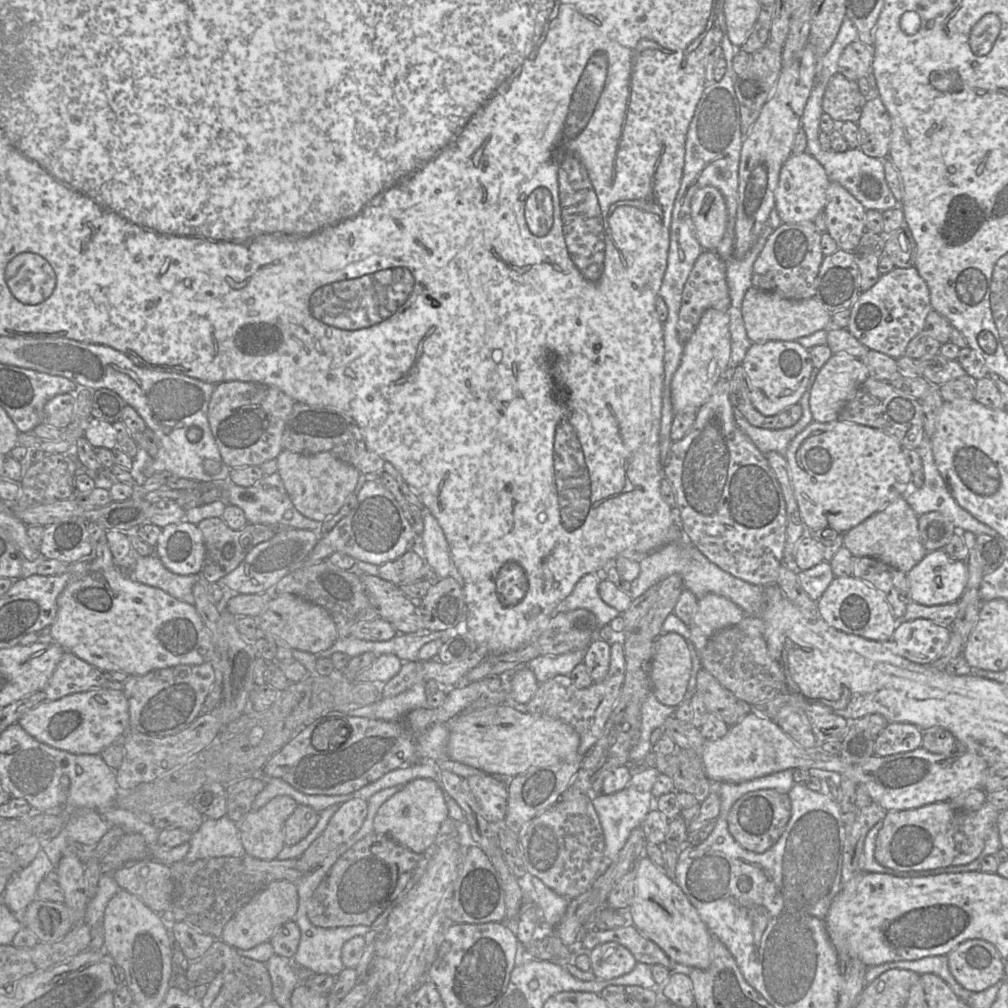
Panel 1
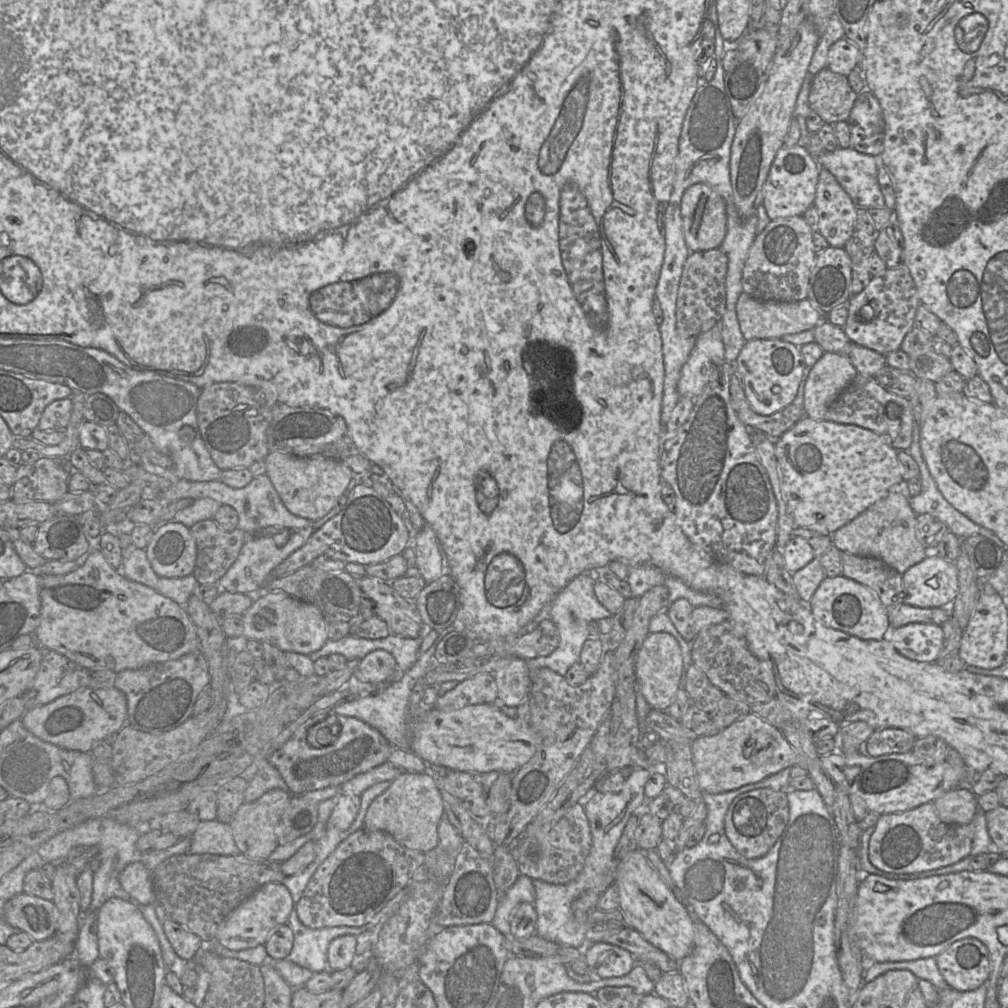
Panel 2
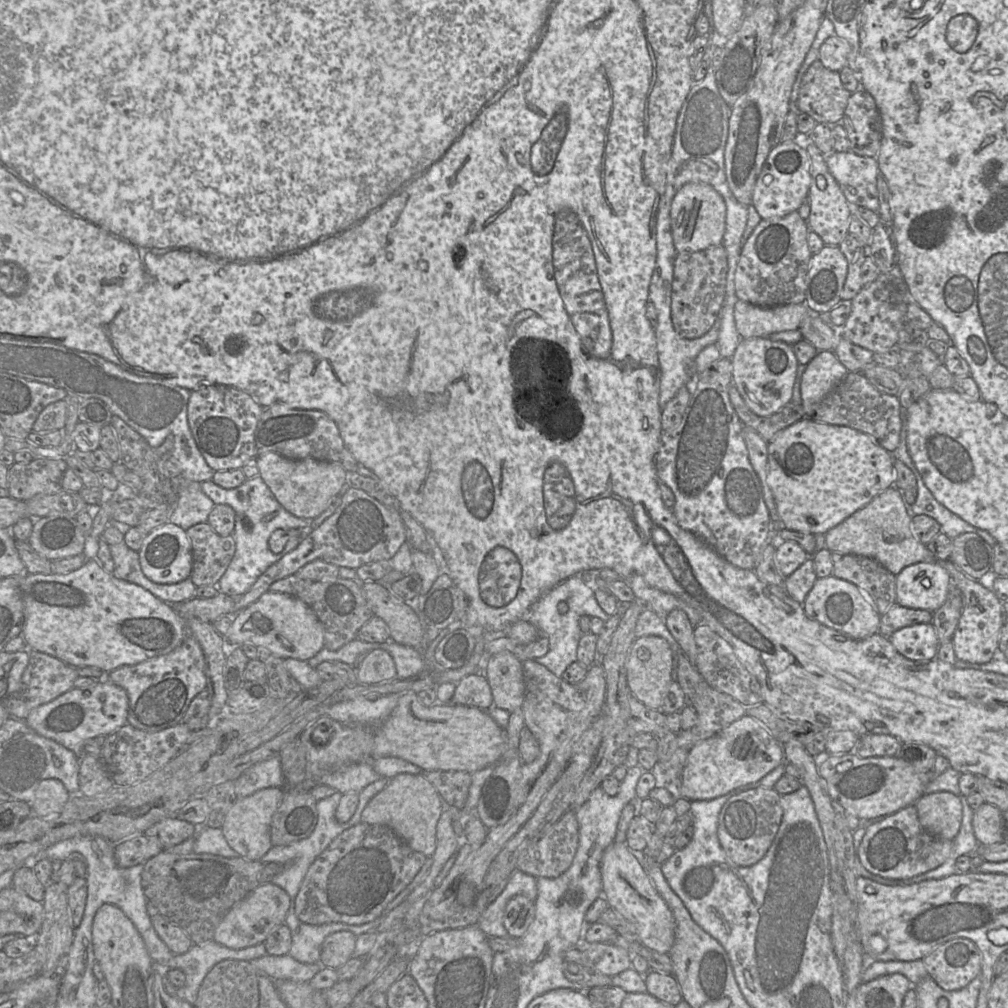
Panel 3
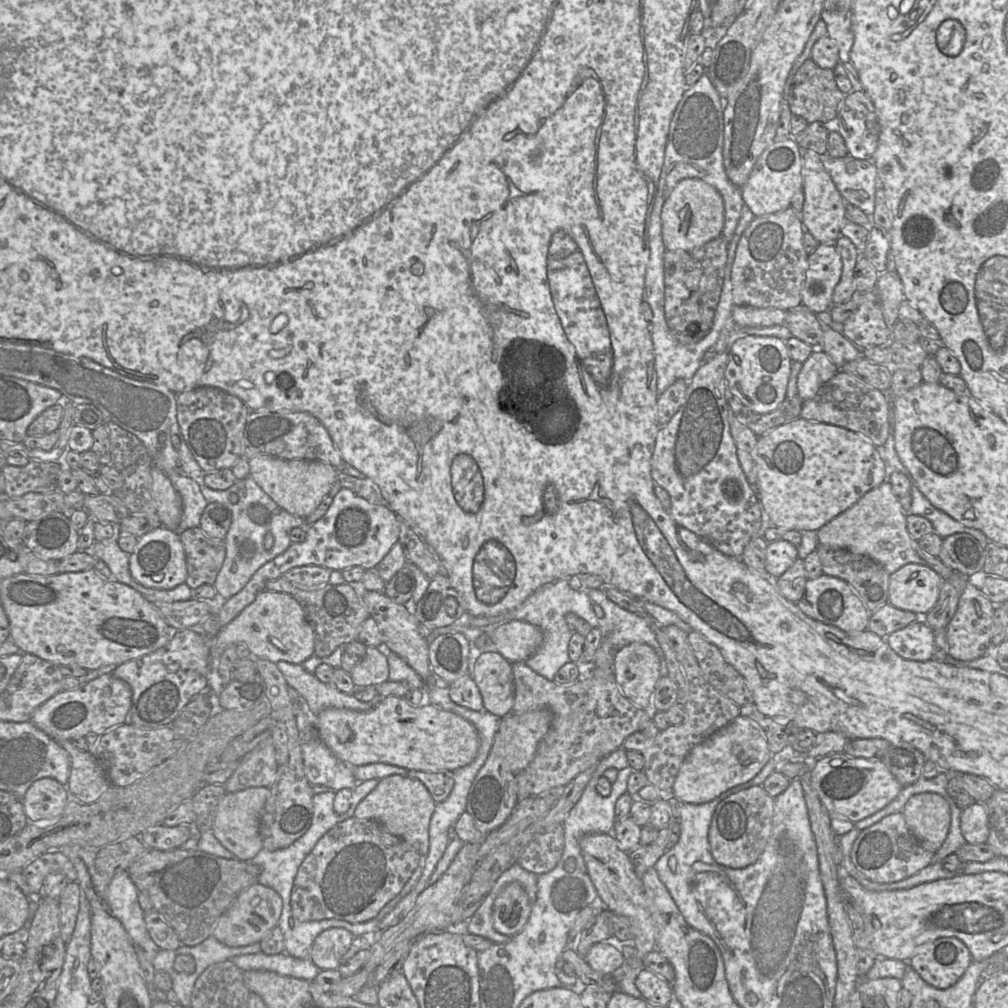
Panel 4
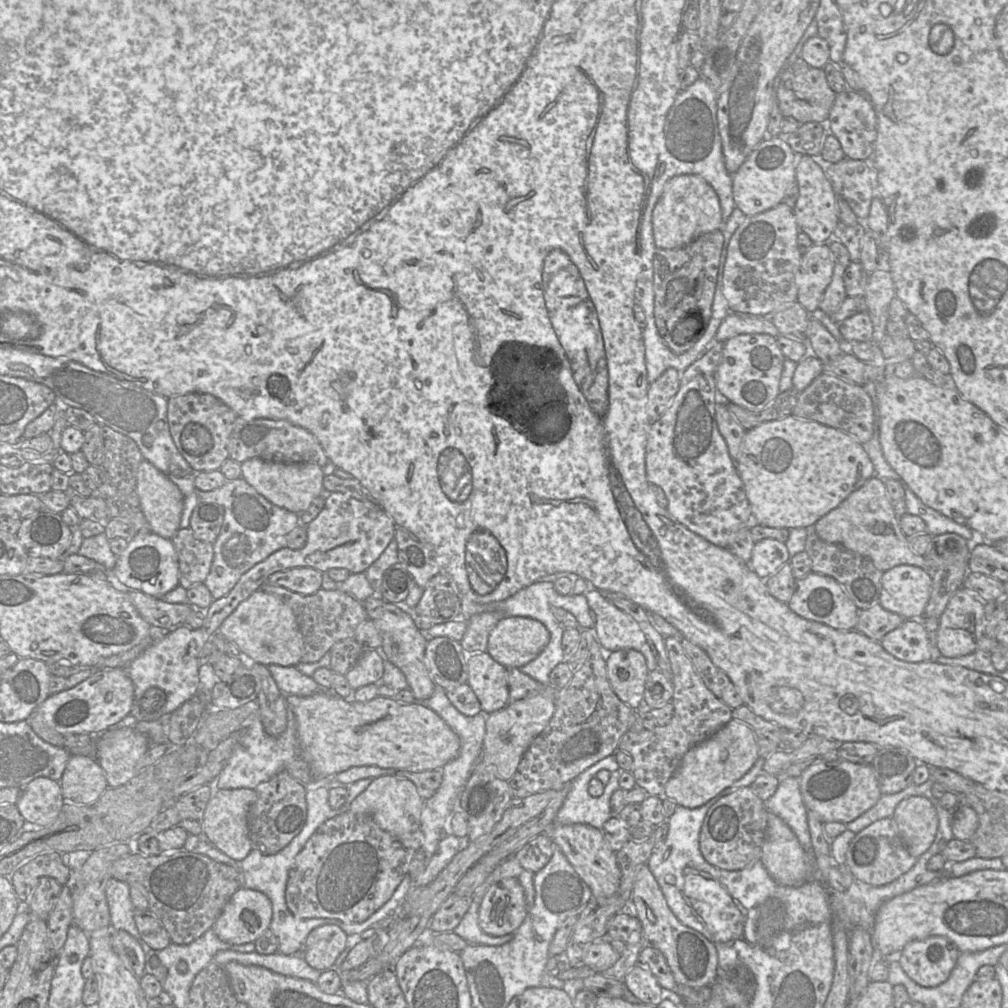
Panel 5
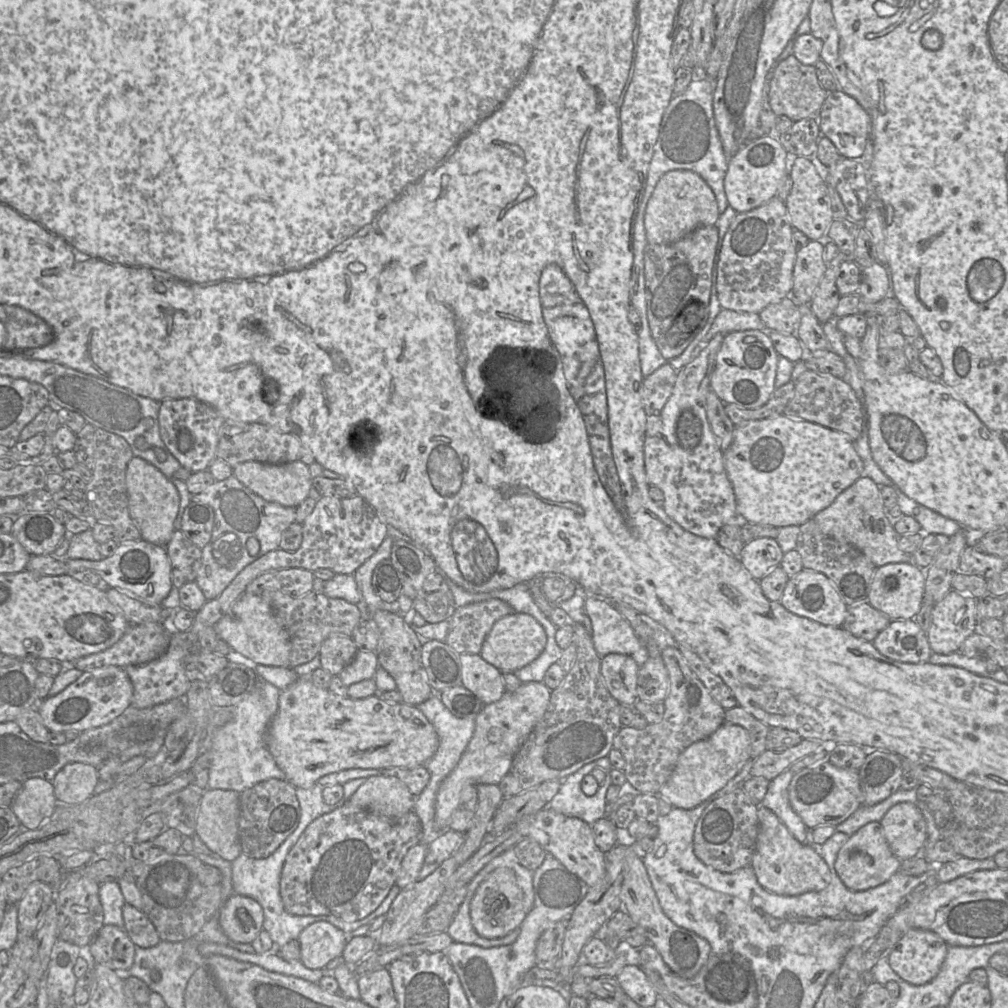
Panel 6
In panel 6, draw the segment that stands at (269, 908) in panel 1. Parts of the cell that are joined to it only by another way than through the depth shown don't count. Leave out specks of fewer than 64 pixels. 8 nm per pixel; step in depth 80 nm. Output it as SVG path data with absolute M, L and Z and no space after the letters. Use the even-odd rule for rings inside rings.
M234 893L221 907L218 921L233 942L251 943L263 930L264 912L253 898Z

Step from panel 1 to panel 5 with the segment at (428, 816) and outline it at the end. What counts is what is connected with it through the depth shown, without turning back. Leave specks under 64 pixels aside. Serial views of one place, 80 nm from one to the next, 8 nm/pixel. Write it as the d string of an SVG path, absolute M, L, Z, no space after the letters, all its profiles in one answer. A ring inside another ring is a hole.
M382 775L372 779L370 785L350 805L350 812L370 816L384 831L392 835L413 834L420 829L424 799L408 779L396 775Z

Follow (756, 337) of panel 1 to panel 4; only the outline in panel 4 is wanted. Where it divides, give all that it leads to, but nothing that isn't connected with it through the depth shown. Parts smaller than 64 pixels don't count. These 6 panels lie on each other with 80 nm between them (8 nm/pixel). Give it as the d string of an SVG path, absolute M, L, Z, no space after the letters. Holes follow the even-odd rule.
M734 305L732 320L738 328L785 326L788 311Z

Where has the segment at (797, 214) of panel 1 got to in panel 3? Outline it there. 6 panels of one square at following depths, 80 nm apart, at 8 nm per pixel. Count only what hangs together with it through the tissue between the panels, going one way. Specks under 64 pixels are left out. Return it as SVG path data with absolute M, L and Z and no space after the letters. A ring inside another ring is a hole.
M795 141L781 142L771 149L752 194L752 206L762 219L783 217L798 211L805 200L811 184L811 159L804 147Z

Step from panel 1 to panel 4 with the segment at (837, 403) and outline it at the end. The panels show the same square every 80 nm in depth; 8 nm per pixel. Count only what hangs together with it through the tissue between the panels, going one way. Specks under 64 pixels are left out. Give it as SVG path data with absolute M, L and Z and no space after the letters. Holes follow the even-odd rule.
M821 349L813 351L803 363L798 375L797 388L800 399L804 402L812 399L818 390L839 371L831 358Z

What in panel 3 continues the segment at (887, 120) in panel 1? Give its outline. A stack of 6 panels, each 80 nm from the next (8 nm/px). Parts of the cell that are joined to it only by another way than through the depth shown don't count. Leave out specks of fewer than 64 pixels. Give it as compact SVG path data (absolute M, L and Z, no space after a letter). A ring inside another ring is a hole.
M863 88L851 93L841 124L850 140L850 151L876 157L882 141L881 115L874 98Z

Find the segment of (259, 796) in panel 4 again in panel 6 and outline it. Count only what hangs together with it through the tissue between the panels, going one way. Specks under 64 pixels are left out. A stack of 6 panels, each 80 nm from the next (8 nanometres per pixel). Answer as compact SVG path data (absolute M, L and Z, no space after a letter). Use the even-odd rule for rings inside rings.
M206 789L196 821L196 835L219 857L232 862L242 854L238 835L240 793Z

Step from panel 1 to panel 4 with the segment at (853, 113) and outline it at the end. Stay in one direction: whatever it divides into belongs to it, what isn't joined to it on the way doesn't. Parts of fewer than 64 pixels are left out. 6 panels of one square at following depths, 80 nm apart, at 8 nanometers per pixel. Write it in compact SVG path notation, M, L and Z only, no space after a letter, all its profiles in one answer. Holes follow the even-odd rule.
M811 59L801 65L793 80L787 79L784 89L784 100L792 114L803 117L808 123L833 121L838 114L844 95L836 85L833 69L823 69Z

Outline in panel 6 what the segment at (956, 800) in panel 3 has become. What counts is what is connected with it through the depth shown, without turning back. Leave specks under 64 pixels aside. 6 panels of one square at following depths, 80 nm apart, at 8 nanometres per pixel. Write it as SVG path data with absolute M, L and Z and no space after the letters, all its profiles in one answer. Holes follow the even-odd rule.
M895 804L886 812L880 823L891 851L901 861L915 857L925 846L927 824L916 804Z

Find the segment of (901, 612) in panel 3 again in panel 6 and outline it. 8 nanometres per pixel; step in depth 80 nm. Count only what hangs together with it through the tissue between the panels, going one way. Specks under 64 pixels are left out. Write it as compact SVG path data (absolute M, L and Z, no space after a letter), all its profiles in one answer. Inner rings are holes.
M869 603L851 605L841 628L853 636L872 642L891 620Z

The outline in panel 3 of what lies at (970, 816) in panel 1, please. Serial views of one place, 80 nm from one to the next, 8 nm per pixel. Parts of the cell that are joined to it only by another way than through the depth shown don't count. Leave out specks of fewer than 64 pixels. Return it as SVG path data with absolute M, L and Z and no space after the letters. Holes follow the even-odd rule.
M915 804L871 823L859 845L857 855L871 873L887 879L907 879L946 862L954 848L953 840L938 838L921 825Z

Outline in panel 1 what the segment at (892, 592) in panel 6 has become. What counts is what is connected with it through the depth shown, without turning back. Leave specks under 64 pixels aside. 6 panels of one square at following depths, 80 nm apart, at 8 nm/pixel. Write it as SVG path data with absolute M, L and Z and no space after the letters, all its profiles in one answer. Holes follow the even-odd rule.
M938 550L927 552L924 559L907 574L907 578L912 601L935 606L960 600L968 584L969 571L965 561L953 560L945 550Z

